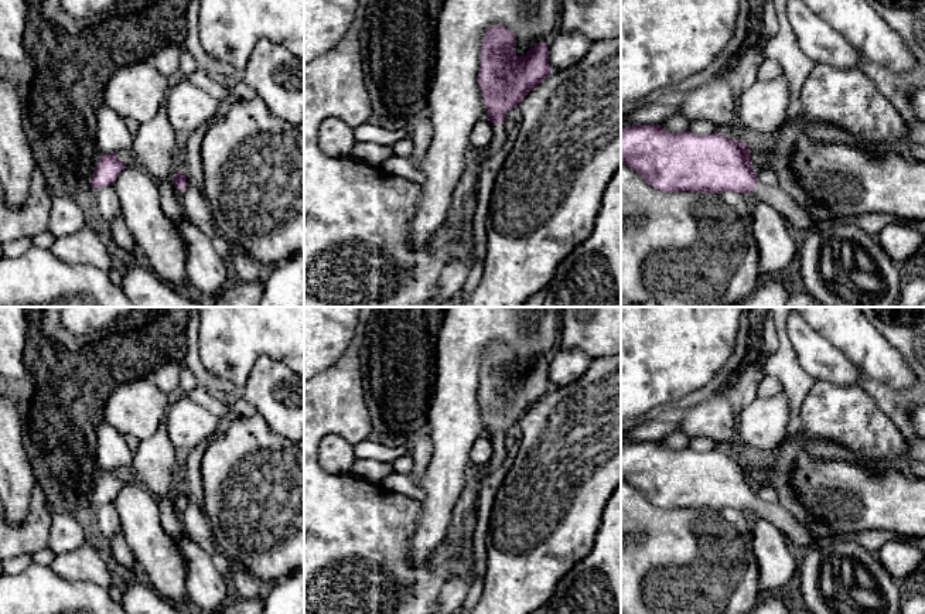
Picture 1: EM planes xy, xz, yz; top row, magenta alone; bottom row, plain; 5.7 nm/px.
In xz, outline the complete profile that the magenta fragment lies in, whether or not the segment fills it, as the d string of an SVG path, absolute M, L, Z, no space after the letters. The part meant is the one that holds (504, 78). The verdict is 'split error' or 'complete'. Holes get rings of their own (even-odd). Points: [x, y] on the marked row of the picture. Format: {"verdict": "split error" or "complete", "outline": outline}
{"verdict": "split error", "outline": "M504 25L488 28L484 35L478 86L492 123L492 140L481 160L498 154L505 144L505 113L552 72L547 42L535 44L523 57L516 55L513 42L513 34Z"}

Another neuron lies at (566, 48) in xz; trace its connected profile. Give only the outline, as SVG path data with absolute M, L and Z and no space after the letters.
M559 28L547 42L550 69L563 71L574 66L590 51L591 45L593 41L583 34Z

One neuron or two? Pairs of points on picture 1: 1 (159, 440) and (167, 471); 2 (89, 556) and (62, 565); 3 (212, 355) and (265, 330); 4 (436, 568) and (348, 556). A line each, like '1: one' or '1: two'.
1: one
2: one
3: one
4: one

